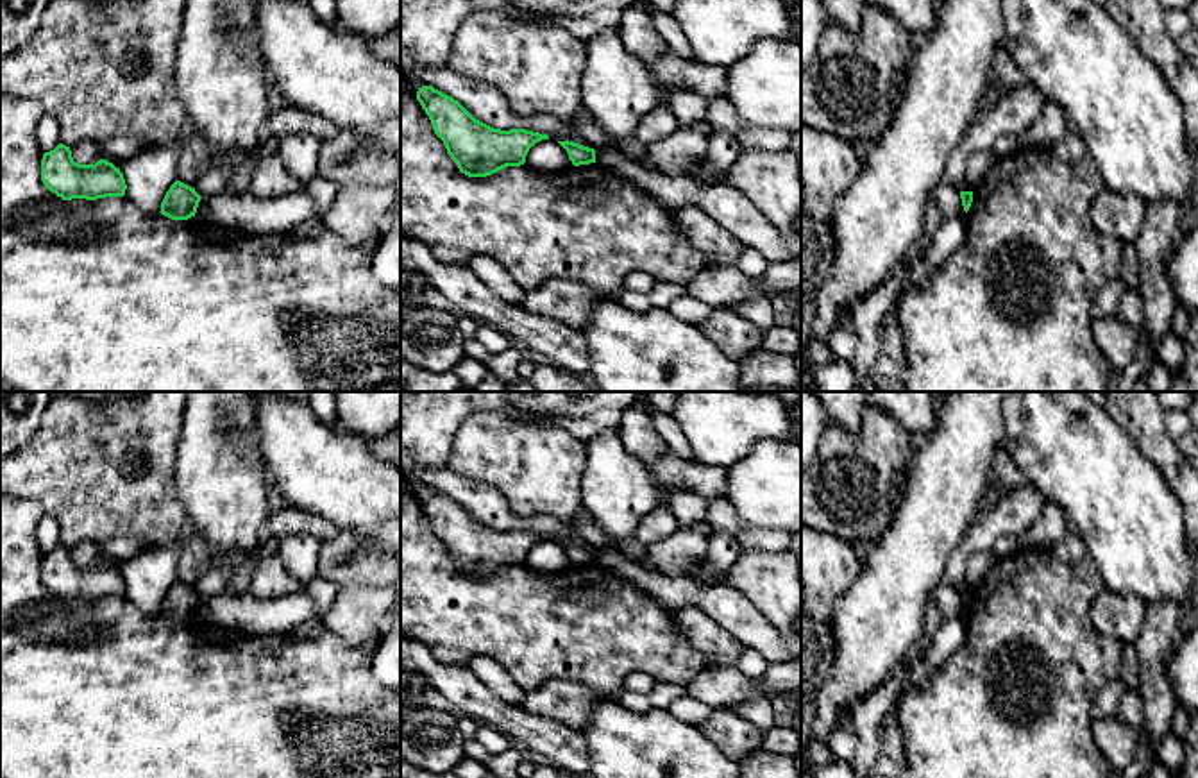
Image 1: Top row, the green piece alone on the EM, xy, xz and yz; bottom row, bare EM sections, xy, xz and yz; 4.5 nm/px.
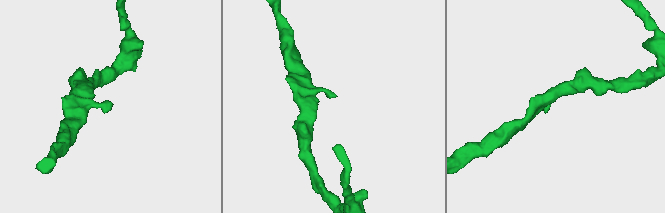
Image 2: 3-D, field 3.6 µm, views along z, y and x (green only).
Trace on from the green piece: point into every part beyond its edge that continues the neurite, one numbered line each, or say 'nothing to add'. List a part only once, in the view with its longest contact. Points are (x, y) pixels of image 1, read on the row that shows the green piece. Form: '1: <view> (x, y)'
nothing to add

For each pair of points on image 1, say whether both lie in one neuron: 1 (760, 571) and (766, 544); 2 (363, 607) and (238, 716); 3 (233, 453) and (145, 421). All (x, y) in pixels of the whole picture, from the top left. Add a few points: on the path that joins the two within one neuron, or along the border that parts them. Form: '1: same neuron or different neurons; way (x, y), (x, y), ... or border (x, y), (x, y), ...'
1: different neurons; border (741, 551), (782, 553)
2: different neurons; border (322, 625), (371, 651)
3: different neurons; border (185, 410), (174, 474)

